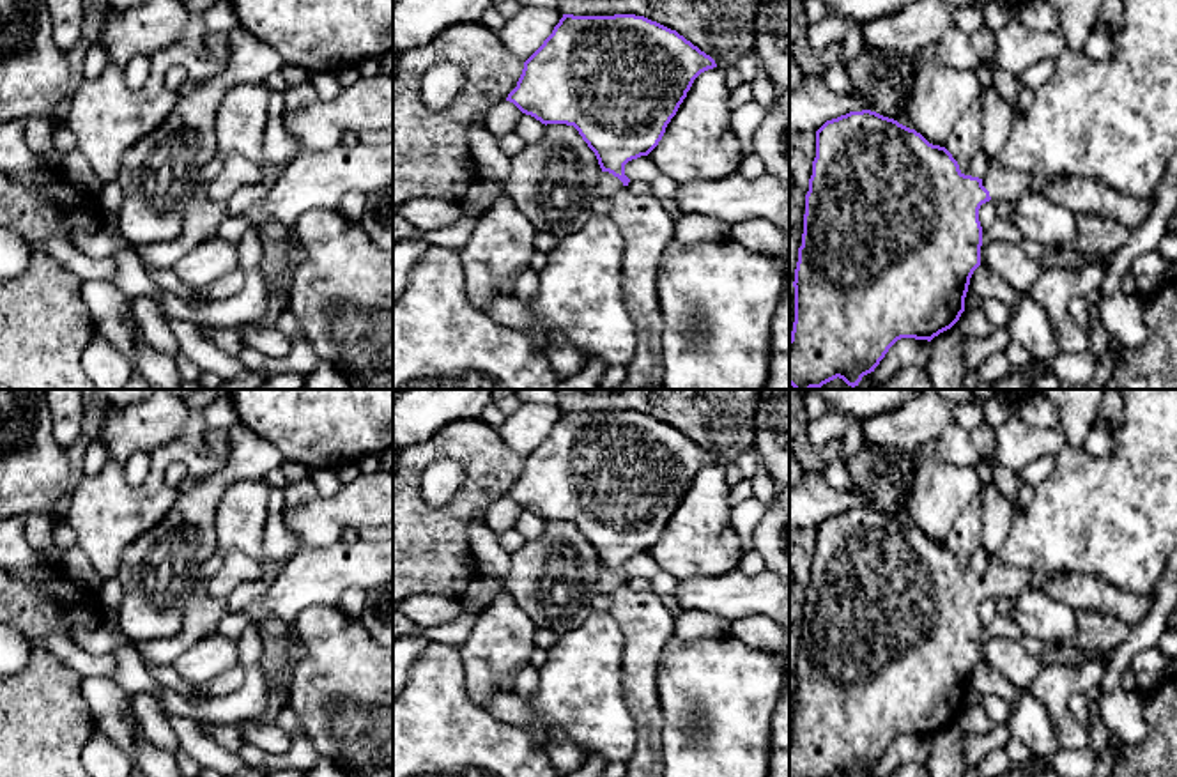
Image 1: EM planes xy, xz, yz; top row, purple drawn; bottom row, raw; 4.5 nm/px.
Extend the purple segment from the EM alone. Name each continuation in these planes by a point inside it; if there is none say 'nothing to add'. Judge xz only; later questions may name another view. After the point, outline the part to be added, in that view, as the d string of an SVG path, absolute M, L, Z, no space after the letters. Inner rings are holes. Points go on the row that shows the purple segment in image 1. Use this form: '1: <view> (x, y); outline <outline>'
nothing to add

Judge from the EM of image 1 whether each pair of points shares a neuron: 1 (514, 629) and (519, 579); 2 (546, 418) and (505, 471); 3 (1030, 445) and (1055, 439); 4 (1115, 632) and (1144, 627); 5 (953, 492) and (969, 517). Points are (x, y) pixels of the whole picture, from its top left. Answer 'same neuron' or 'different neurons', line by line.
1: different neurons
2: different neurons
3: same neuron
4: different neurons
5: different neurons

